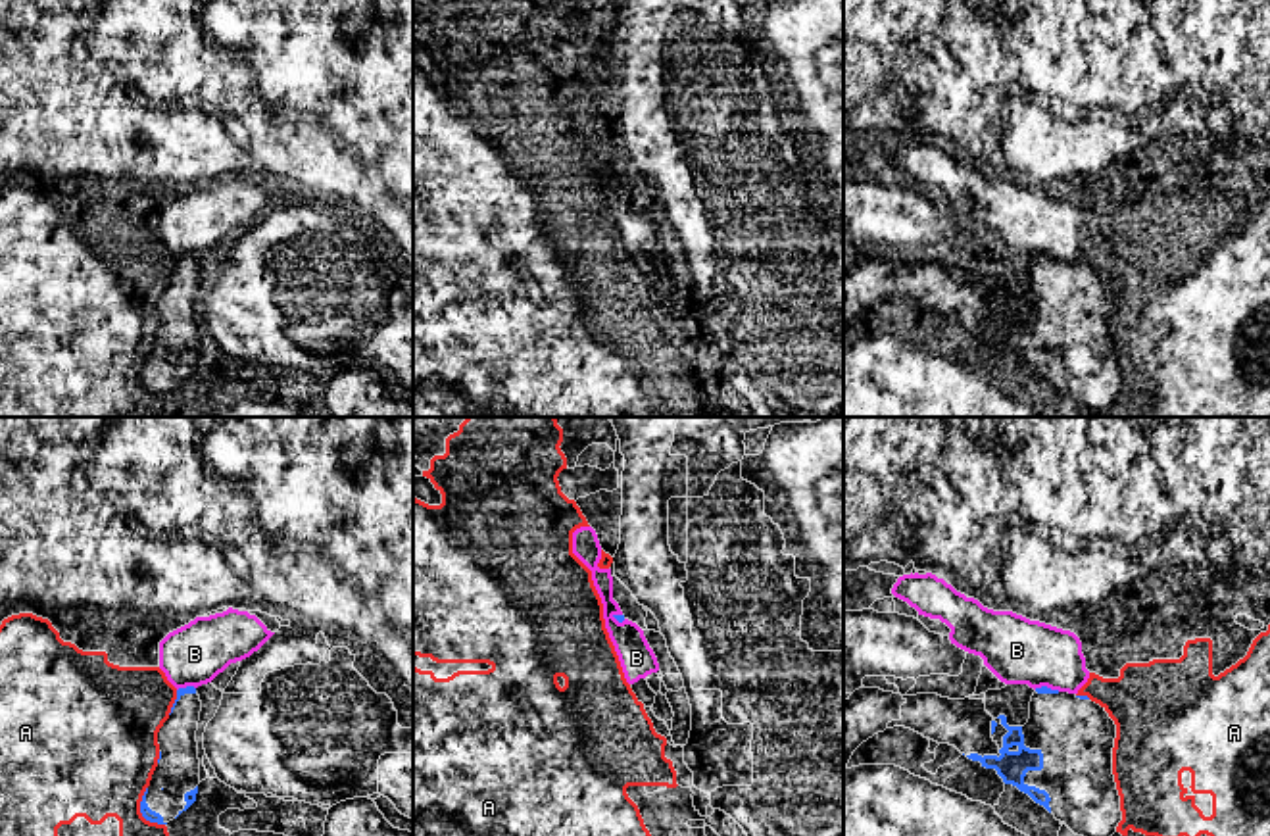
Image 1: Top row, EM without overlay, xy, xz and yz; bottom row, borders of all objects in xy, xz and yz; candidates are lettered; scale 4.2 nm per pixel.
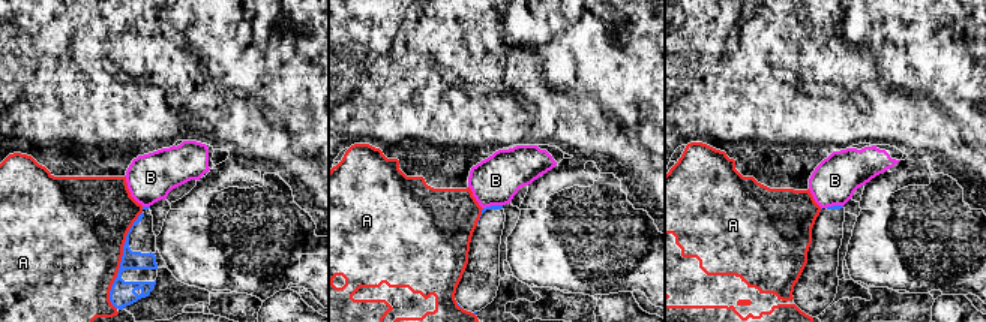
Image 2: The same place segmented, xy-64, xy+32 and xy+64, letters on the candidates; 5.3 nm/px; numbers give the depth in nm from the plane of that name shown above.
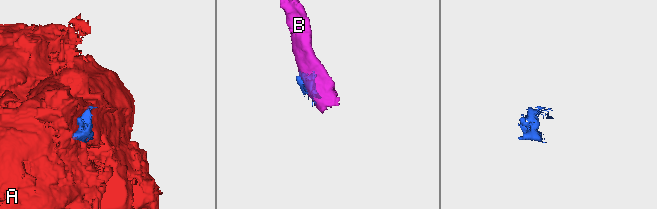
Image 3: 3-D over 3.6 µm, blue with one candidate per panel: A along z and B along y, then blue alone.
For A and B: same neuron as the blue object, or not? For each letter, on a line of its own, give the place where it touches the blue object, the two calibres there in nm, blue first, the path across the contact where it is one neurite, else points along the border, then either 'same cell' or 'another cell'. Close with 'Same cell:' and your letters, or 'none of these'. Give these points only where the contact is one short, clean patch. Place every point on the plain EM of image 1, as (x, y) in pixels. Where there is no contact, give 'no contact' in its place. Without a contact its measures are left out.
A: meets blue in xy at (141, 381); 50 nm thick on the blue side, 420 nm on the other; another cell
B: meets blue in yz at (1046, 256); 30 nm thick on the blue side, 280 nm on the other; border along yz (1034, 258), (1048, 256), (1059, 260); another cell
Same cell: none of these

